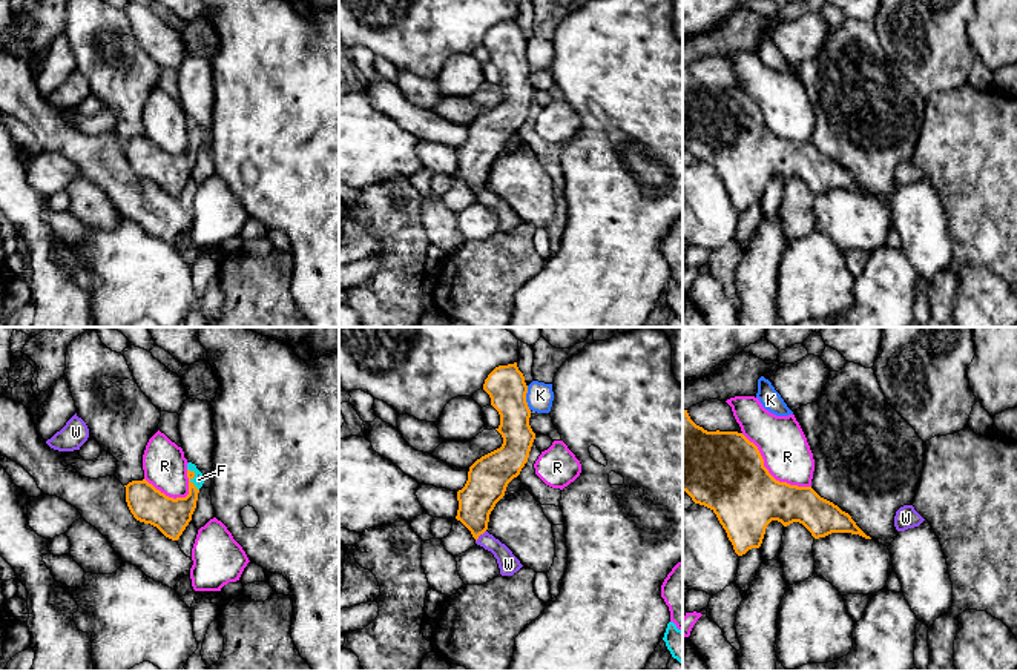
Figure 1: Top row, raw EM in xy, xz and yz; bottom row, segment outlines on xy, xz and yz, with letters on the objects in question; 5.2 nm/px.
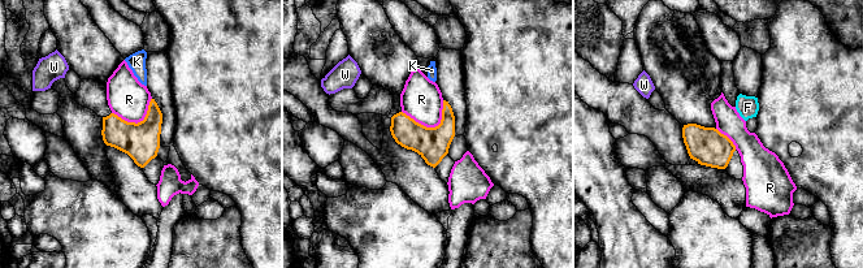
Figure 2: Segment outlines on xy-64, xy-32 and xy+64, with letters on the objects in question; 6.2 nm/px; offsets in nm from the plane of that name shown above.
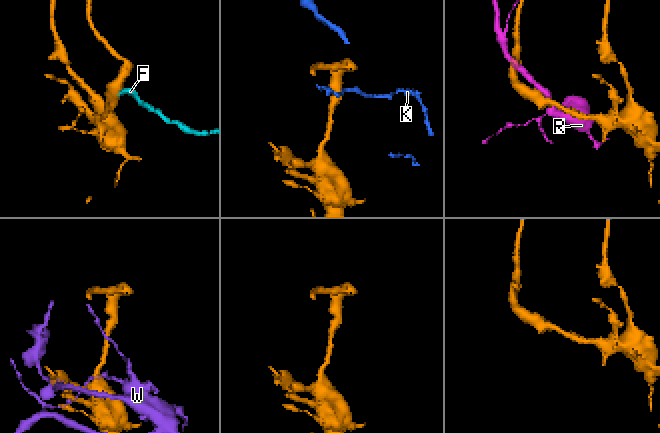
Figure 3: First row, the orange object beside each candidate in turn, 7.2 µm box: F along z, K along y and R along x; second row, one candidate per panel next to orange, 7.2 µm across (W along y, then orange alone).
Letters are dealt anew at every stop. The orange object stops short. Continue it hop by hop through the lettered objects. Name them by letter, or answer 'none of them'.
F

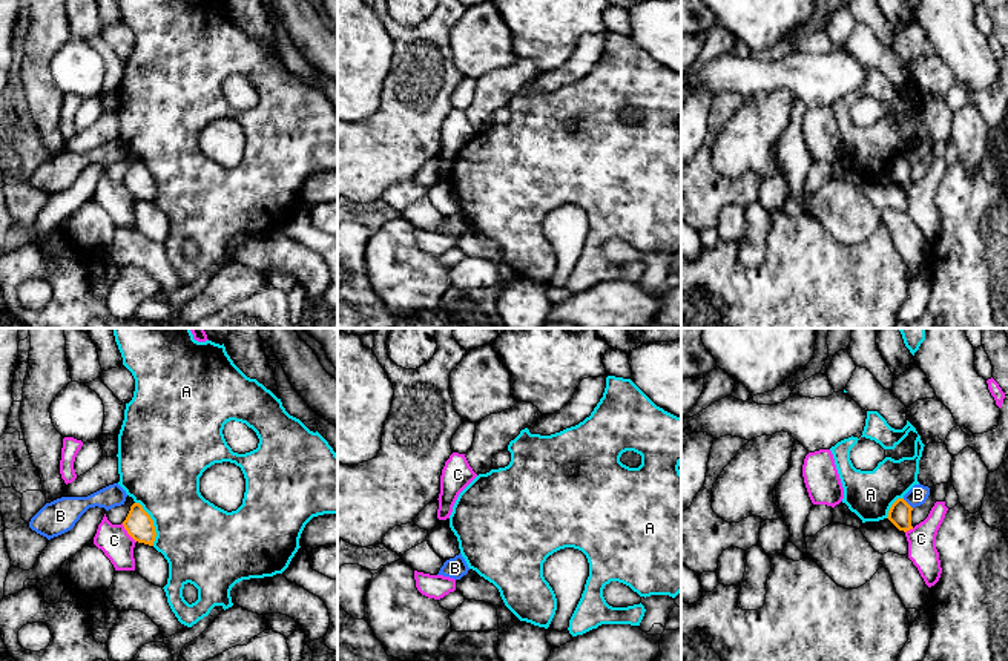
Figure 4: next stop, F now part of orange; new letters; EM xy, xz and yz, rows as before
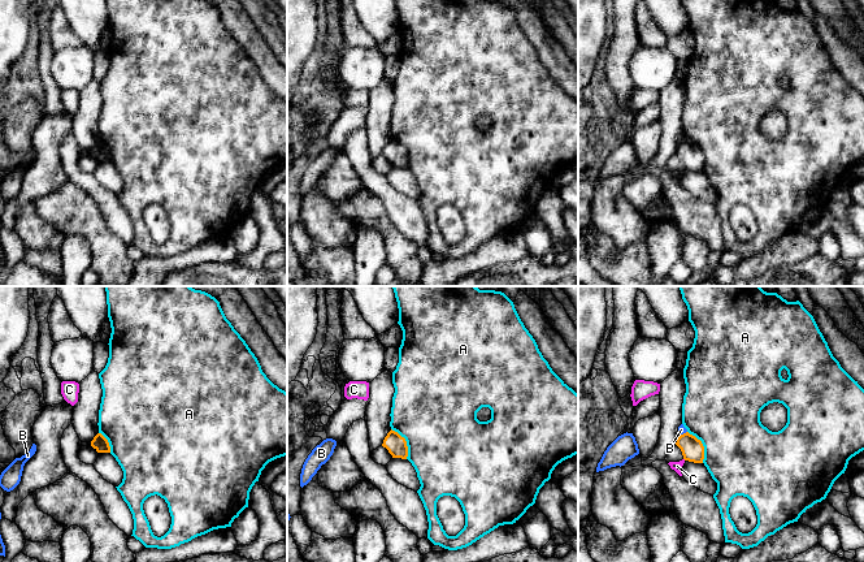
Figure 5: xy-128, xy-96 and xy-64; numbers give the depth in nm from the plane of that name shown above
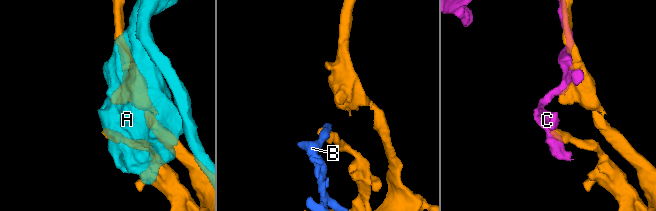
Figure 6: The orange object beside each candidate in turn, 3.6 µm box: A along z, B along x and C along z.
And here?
none of them

